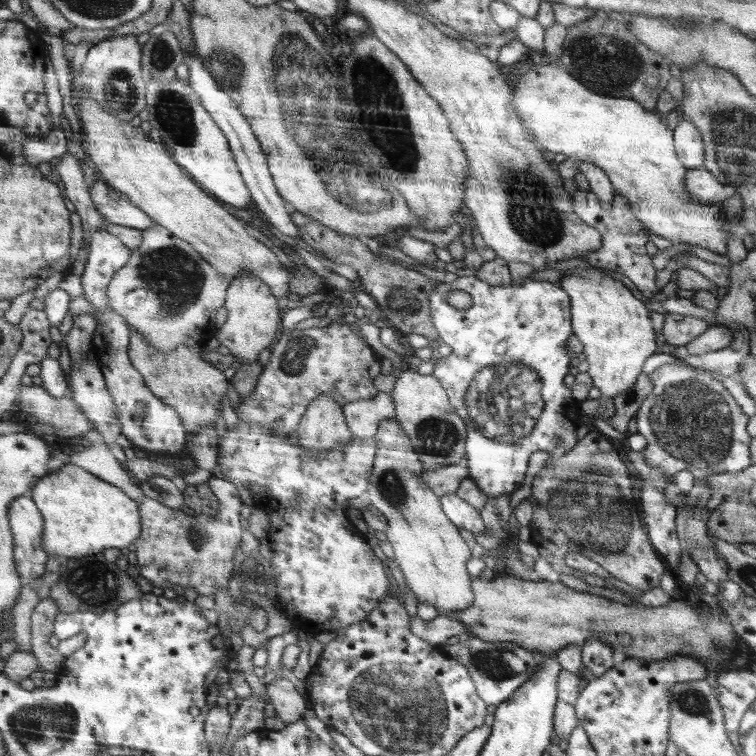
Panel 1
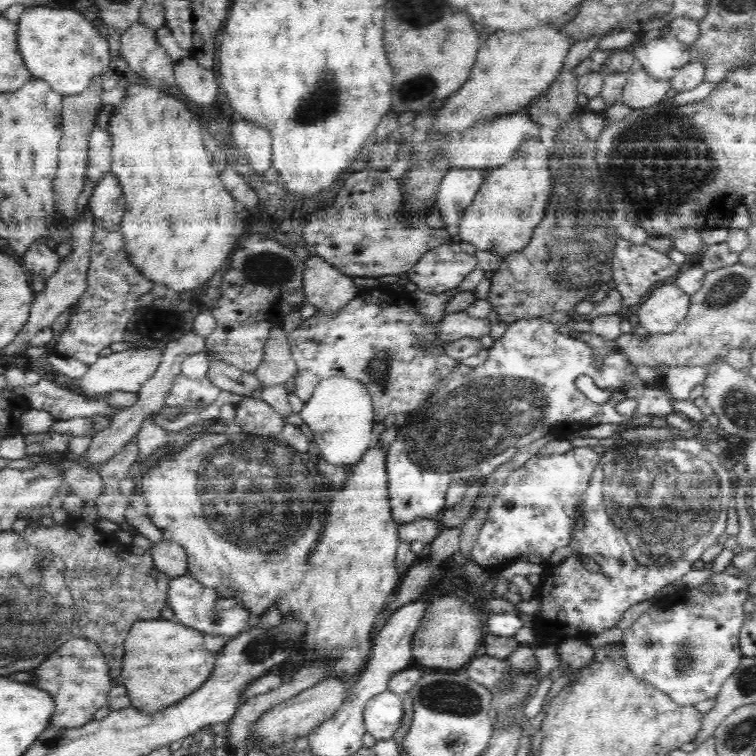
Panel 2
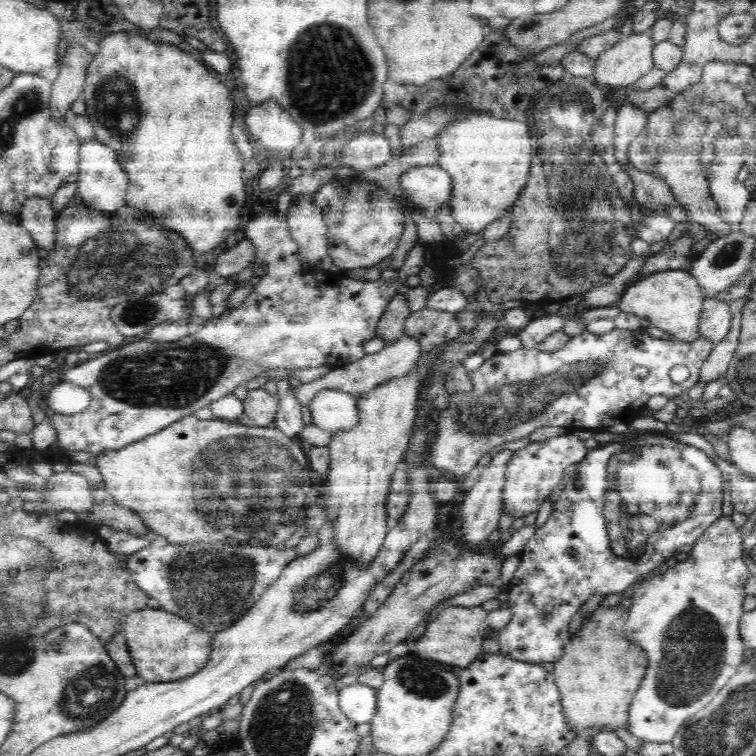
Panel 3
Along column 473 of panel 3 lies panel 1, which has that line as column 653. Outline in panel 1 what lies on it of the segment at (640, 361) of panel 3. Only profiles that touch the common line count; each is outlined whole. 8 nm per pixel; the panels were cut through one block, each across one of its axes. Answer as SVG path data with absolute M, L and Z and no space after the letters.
M664 364L648 374L653 390L643 401L638 413L637 434L642 434L648 441L648 446L642 450L646 464L652 469L665 471L666 477L674 477L677 472L688 470L694 479L706 479L711 476L740 472L753 464L750 450L750 436L746 432L748 418L740 410L728 389L721 381L715 379L710 370L682 364Z

